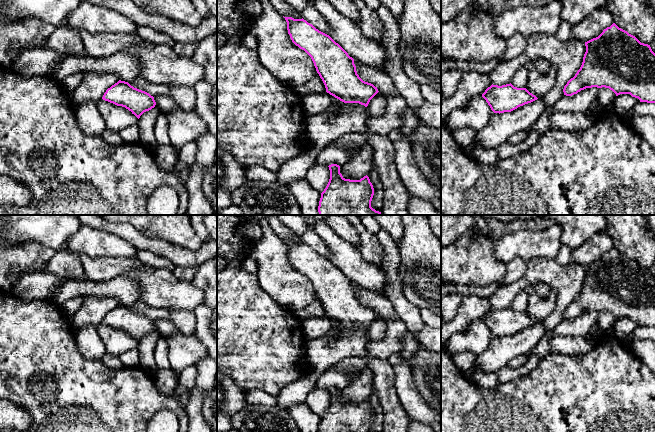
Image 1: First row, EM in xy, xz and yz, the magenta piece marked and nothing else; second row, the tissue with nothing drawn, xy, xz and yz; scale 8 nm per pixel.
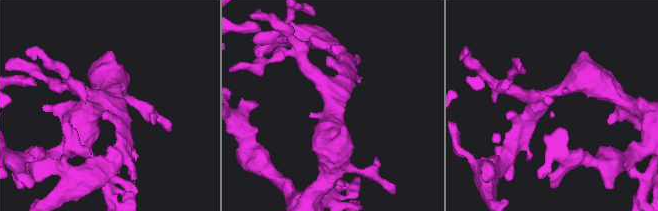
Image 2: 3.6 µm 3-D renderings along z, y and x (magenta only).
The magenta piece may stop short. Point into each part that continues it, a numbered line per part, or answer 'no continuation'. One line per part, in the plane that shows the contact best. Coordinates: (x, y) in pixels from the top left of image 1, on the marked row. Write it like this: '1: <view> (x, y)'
no continuation

